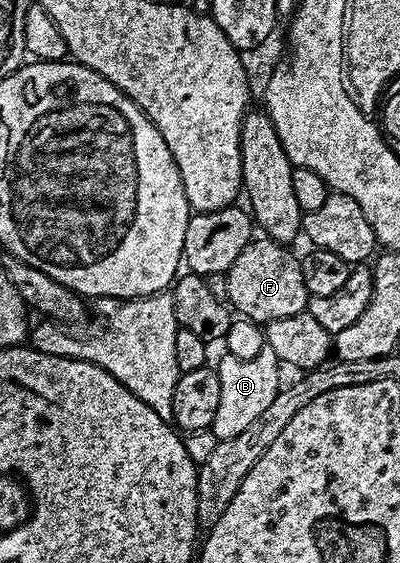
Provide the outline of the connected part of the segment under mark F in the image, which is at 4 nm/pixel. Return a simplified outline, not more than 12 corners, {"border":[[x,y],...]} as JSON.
{"border":[[258,236],[225,272],[227,299],[265,324],[307,309],[302,264]]}

